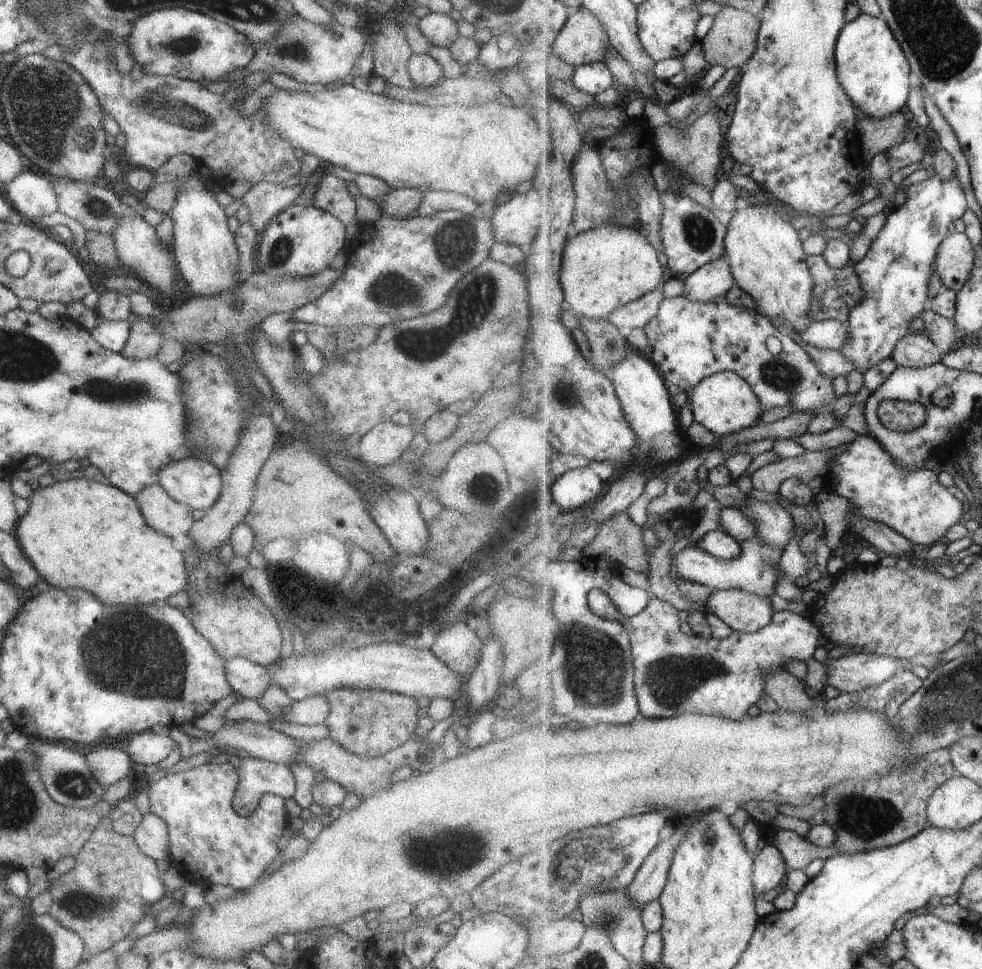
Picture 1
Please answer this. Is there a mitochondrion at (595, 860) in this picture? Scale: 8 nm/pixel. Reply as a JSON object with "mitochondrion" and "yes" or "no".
{"mitochondrion":"yes"}

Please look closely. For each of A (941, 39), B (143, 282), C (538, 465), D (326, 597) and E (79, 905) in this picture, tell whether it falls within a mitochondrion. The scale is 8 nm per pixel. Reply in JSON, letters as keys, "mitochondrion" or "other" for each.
{"A":"mitochondrion","B":"other","C":"other","D":"other","E":"mitochondrion"}

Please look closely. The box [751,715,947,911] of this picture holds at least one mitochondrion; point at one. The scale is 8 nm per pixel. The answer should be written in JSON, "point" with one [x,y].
{"point":[865,818]}

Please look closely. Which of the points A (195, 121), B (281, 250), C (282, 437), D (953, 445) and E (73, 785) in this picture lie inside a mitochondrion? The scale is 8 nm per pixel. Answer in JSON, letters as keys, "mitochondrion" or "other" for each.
{"A":"mitochondrion","B":"mitochondrion","C":"other","D":"mitochondrion","E":"mitochondrion"}

